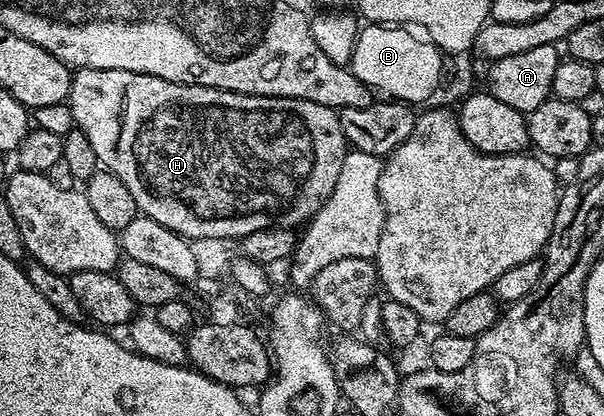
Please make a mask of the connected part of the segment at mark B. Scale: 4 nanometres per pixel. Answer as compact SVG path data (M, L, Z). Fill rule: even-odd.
M366 24L358 32L349 68L370 90L381 91L398 102L424 104L439 85L445 59L431 41L421 41L407 31L410 30L399 25Z

